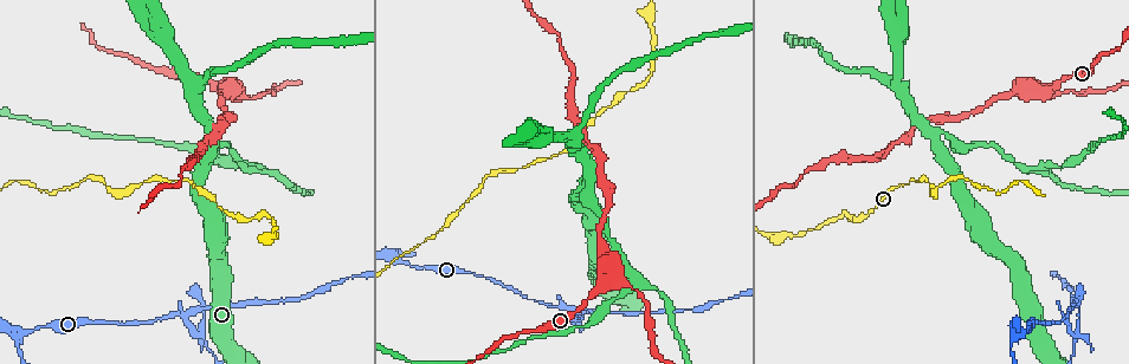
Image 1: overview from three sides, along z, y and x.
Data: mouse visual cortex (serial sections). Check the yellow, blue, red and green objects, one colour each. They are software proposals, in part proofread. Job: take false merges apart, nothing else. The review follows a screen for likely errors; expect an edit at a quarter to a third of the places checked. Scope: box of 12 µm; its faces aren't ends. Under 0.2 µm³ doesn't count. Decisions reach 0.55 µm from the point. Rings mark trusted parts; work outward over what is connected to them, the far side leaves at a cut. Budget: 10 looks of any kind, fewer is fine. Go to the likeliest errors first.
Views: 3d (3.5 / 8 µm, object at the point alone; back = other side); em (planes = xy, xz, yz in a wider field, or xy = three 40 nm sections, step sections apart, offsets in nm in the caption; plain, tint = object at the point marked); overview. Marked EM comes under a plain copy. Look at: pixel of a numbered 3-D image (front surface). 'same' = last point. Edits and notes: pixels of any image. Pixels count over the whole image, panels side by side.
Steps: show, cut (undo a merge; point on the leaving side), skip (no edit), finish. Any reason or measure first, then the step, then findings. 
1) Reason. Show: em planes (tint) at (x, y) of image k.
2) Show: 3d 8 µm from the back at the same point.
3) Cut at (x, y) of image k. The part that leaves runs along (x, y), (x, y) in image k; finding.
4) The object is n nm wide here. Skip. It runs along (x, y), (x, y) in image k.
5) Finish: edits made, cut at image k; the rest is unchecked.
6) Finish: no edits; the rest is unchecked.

Three-way junction. Show: 3d 3.5 µm at (178, 314) of image 1.

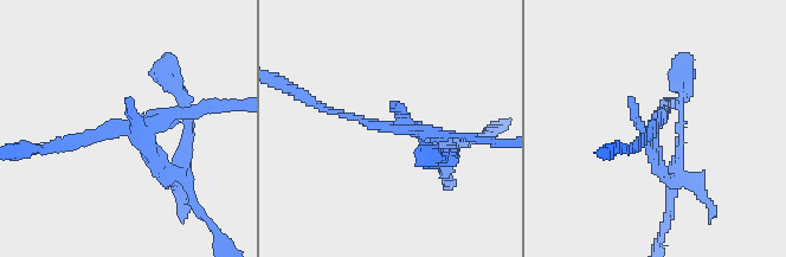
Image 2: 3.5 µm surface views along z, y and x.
Show: em xy step 2 (tint) at (654, 126) of image 2.

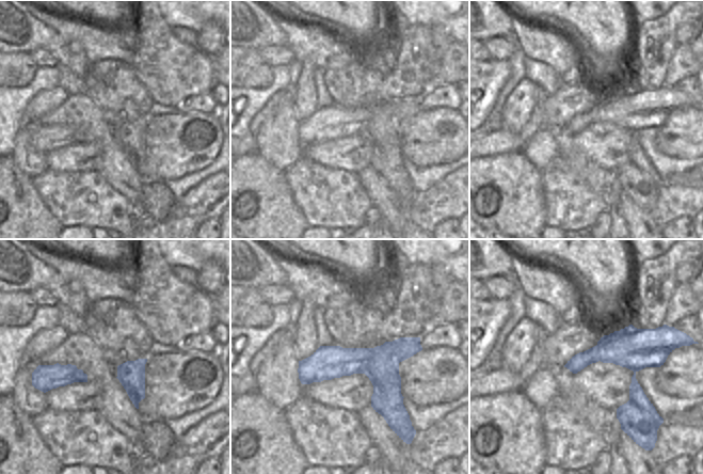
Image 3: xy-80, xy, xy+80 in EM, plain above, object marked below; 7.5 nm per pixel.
Cut at (678, 102) of image 2. The part that leaves runs along (649, 142), (674, 178), (680, 130) in image 2; two cells meet here.

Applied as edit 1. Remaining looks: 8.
A fork. Show: 3d 3.5 µm at (1016, 335) of image 1.

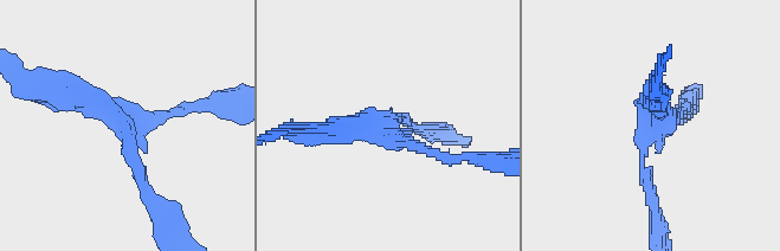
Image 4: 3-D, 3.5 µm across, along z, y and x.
3 arms meet here; the arms are 150, 150, 300 nm wide. Show: em xy step 3 (tint) at (125, 124) of image 4.

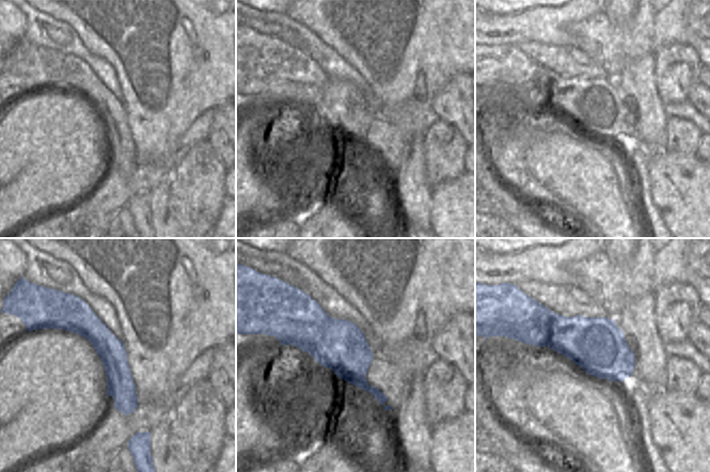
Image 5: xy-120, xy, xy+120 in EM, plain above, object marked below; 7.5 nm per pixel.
Cut at (314, 136) of image 4. A border runs along (330, 317), (311, 340), (279, 334) in image 5; a second cell is stuck on.

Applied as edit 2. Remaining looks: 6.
Sharp bend. Show: 3d 3.5 µm at (591, 175) of image 1.

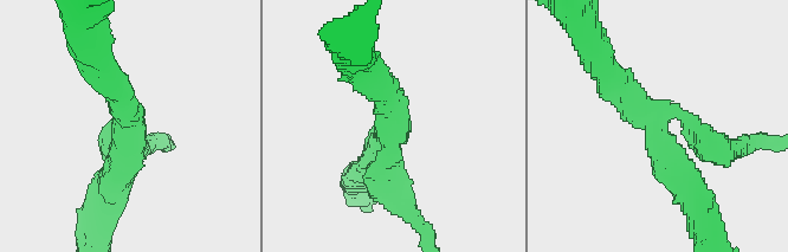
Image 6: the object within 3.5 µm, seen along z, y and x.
3 arms meet here; the arms are 300, 350, 450 nm wide. Show: em xy step 3 (tint) at (394, 122) of image 6.

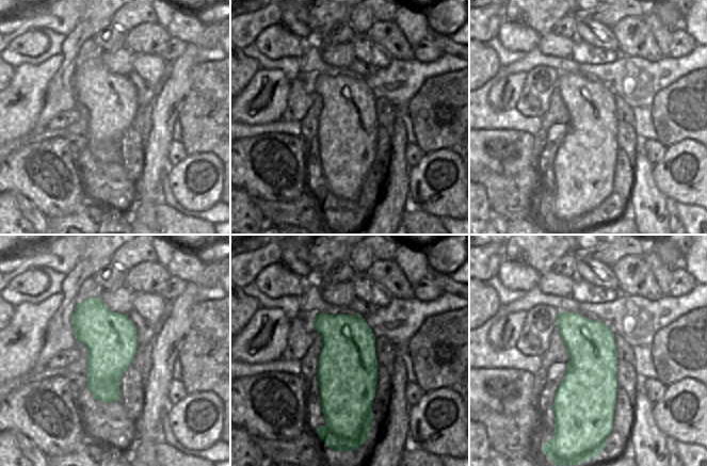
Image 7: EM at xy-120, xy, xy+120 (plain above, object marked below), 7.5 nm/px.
Skip. It runs along (688, 185), (654, 120), (604, 69) in image 6; continuous, no second cell.

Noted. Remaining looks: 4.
Three-way junction. Show: 3d 3.5 µm at (256, 168) of image 1.

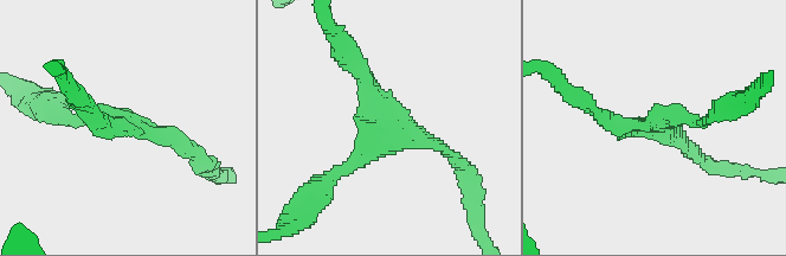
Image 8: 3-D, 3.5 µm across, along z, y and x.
3 arms meet here; the arms are 150, 200, 200 nm wide. Show: em xy step 2 (tint) at (120, 123) of image 8.

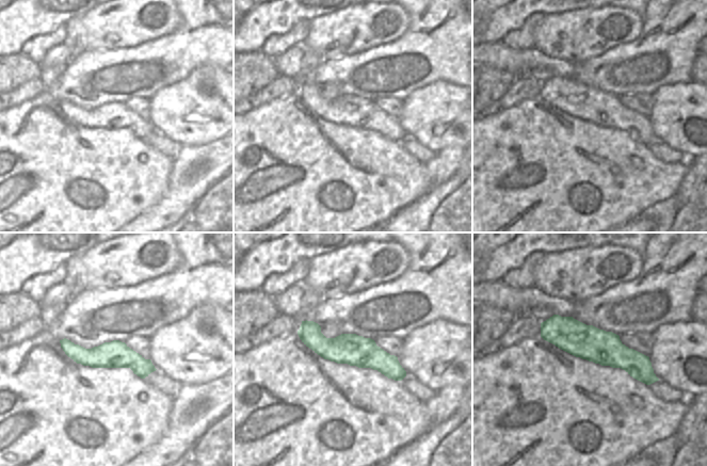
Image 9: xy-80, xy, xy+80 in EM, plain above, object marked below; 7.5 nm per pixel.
The object is 240 nm wide here. Skip. It runs along (349, 59), (385, 129), (334, 172) in image 8; continuous, no second cell.

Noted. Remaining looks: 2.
Finish: edits made, cut at image 2, cut at image 4; the rest is unchecked.

